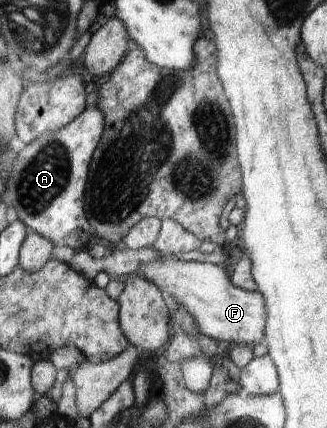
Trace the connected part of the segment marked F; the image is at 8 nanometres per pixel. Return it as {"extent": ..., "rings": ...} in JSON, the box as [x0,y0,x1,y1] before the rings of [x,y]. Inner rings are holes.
{"extent":[67,247,268,347],"rings":[[[117,247],[113,253],[107,253],[101,259],[93,257],[88,251],[75,250],[67,265],[89,279],[105,272],[110,278],[125,279],[140,275],[147,281],[153,281],[153,285],[165,292],[172,304],[179,303],[187,313],[193,313],[194,321],[201,327],[201,334],[214,340],[252,347],[264,339],[268,315],[260,292],[243,290],[231,283],[221,265],[175,260],[171,256],[152,247],[135,250]]]}

